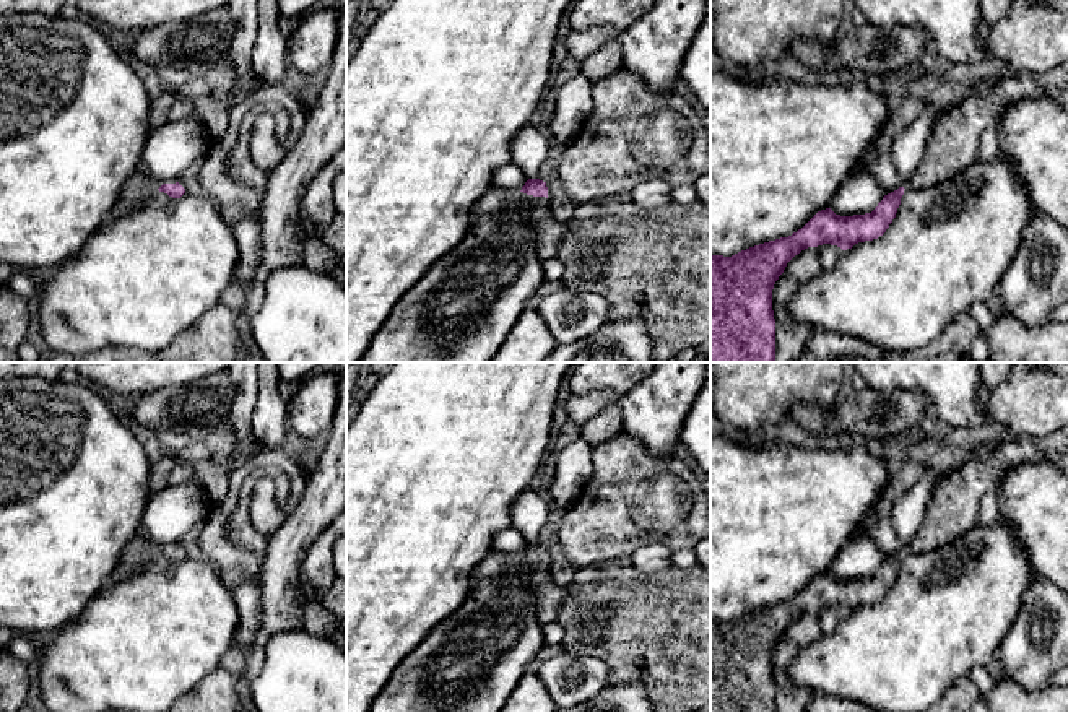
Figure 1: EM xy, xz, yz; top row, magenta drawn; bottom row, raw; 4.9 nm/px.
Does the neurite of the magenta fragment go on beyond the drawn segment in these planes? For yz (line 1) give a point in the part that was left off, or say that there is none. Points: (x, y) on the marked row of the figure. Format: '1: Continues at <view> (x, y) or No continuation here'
1: No continuation here

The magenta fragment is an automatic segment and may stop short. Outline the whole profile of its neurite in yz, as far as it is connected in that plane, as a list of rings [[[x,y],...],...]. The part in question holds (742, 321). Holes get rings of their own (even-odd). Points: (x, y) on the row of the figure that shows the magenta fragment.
[[[899,187],[884,195],[871,213],[840,216],[826,208],[788,237],[749,247],[732,257],[710,255],[710,363],[774,363],[772,289],[787,263],[808,247],[831,244],[847,250],[858,242],[878,239],[896,218],[904,190]]]

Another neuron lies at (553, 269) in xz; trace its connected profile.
[[[559,257],[543,260],[545,281],[559,281],[564,278],[566,265]]]

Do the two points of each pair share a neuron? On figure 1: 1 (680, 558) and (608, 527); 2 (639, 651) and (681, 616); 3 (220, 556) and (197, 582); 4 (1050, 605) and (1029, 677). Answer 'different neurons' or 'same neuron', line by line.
1: different neurons
2: same neuron
3: different neurons
4: same neuron

